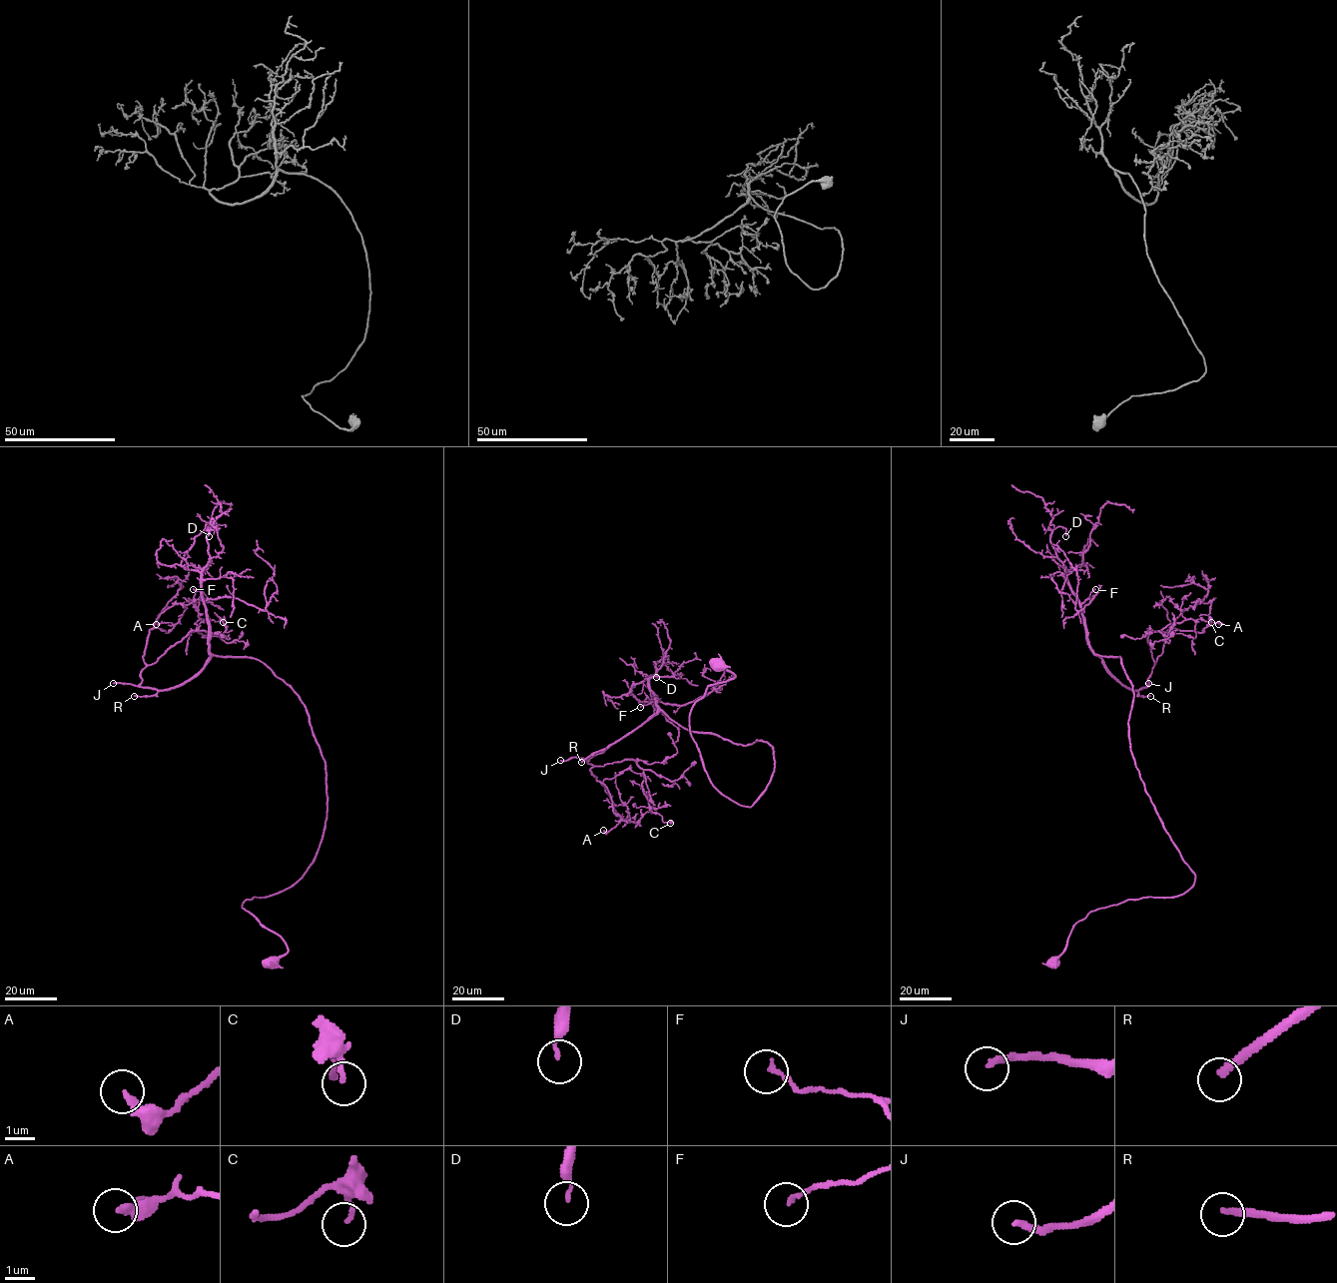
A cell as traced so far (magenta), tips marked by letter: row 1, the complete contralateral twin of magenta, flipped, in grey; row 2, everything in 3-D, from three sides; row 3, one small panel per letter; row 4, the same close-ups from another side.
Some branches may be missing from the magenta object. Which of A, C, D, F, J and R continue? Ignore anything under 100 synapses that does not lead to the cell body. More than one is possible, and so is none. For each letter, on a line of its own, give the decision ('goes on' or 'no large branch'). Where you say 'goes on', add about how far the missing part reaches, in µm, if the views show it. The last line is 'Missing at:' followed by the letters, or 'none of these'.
A: no large branch
C: no large branch
D: no large branch
F: no large branch
J: goes on | 90 µm
R: goes on | 100 µm
Missing at: J, R

